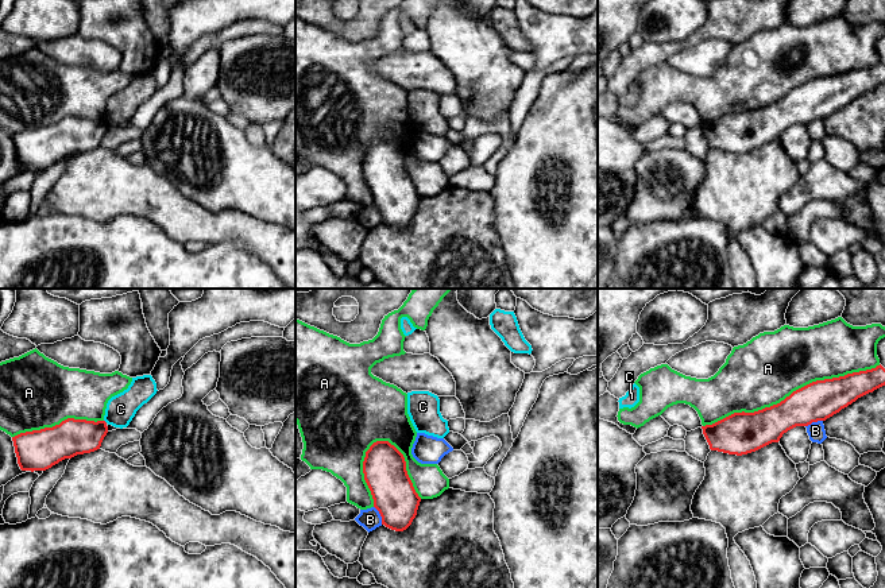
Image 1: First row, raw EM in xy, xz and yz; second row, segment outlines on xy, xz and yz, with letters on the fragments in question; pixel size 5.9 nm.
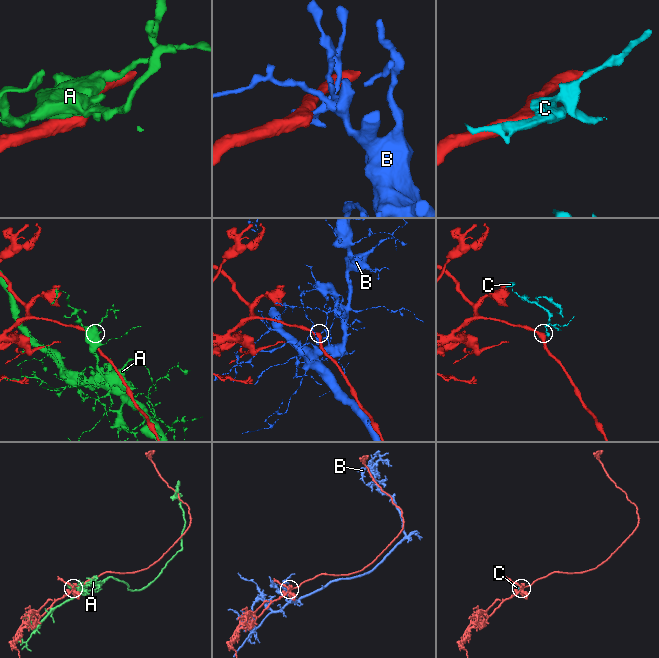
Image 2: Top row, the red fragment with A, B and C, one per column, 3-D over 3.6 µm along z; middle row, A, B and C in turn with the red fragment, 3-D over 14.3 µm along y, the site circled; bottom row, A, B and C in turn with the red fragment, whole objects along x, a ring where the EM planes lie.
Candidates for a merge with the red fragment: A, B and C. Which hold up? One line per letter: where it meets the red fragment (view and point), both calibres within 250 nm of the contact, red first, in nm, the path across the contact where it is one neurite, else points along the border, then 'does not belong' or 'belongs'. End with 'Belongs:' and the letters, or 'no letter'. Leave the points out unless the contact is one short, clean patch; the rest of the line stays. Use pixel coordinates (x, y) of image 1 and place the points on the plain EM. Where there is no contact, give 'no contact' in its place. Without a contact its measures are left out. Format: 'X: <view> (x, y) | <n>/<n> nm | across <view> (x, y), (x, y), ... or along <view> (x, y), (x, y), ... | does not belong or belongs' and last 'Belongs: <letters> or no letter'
A: yz (792, 91) | 240/400 nm | does not belong
B: xz (381, 213) | 260/120 nm | does not belong
C: no contact | does not belong
Belongs: no letter

